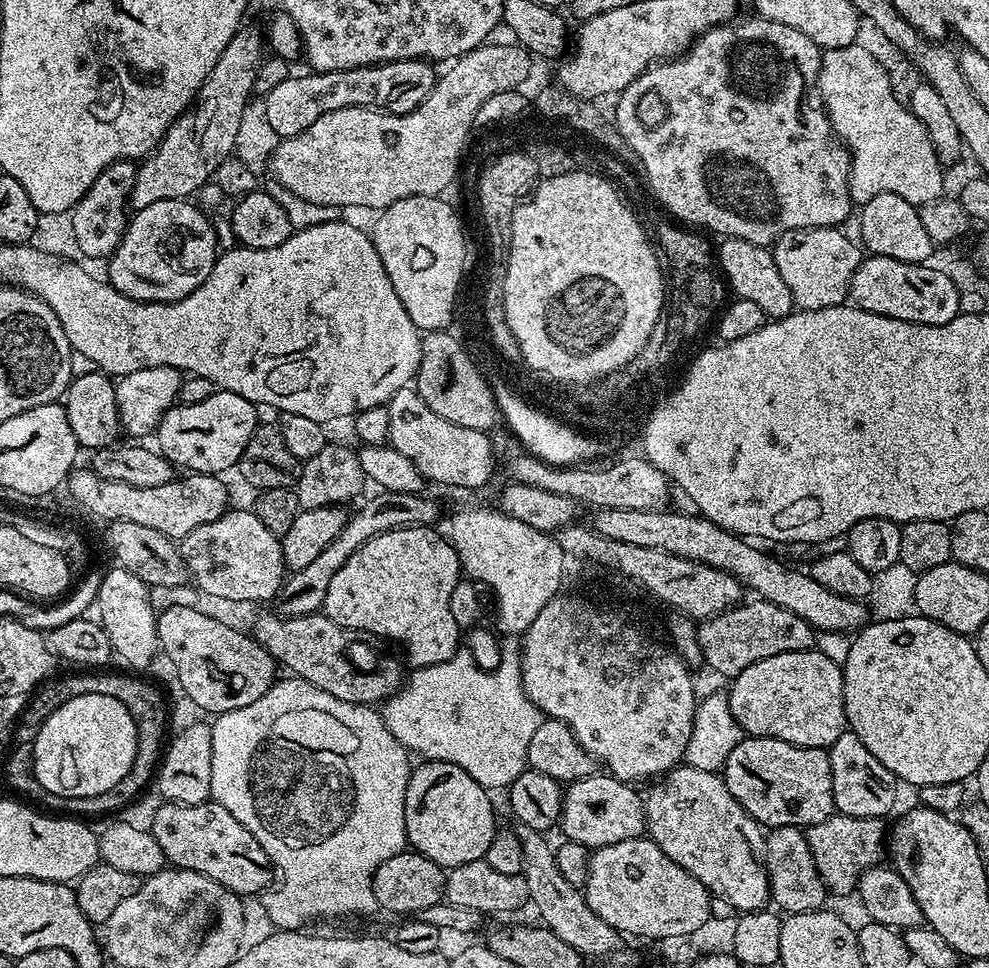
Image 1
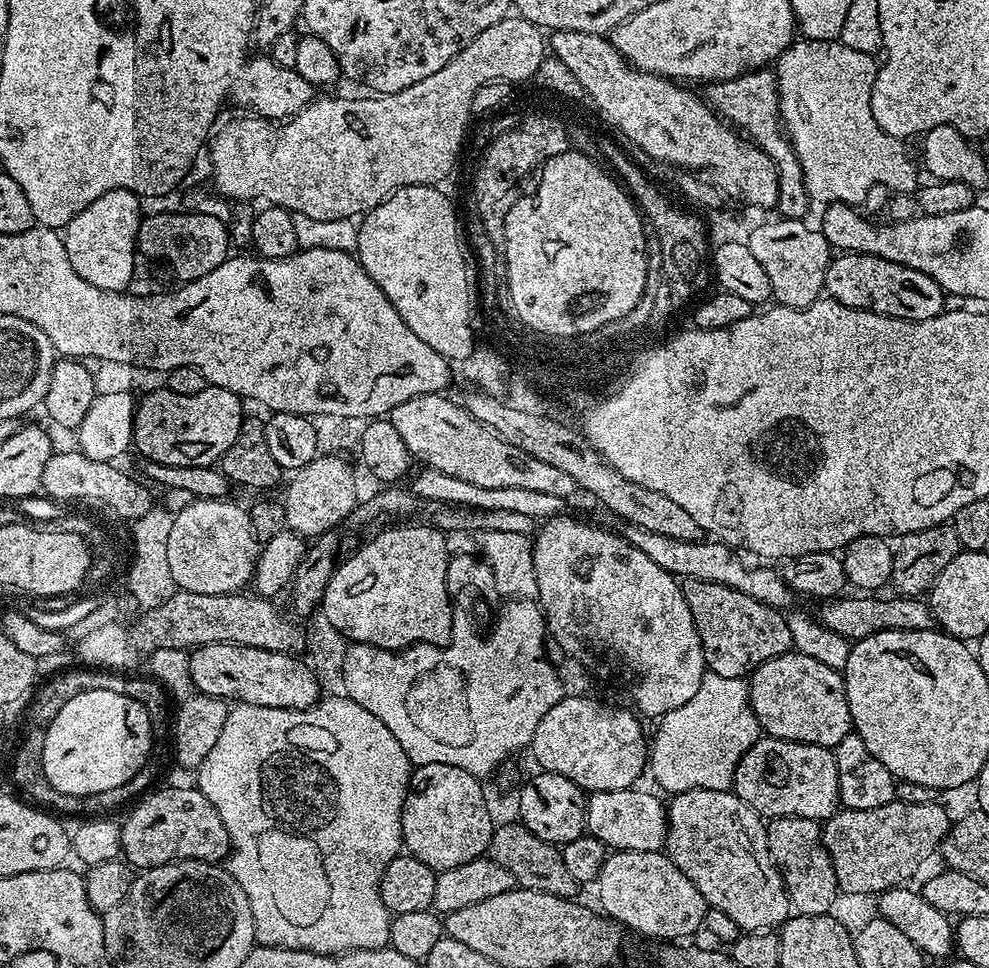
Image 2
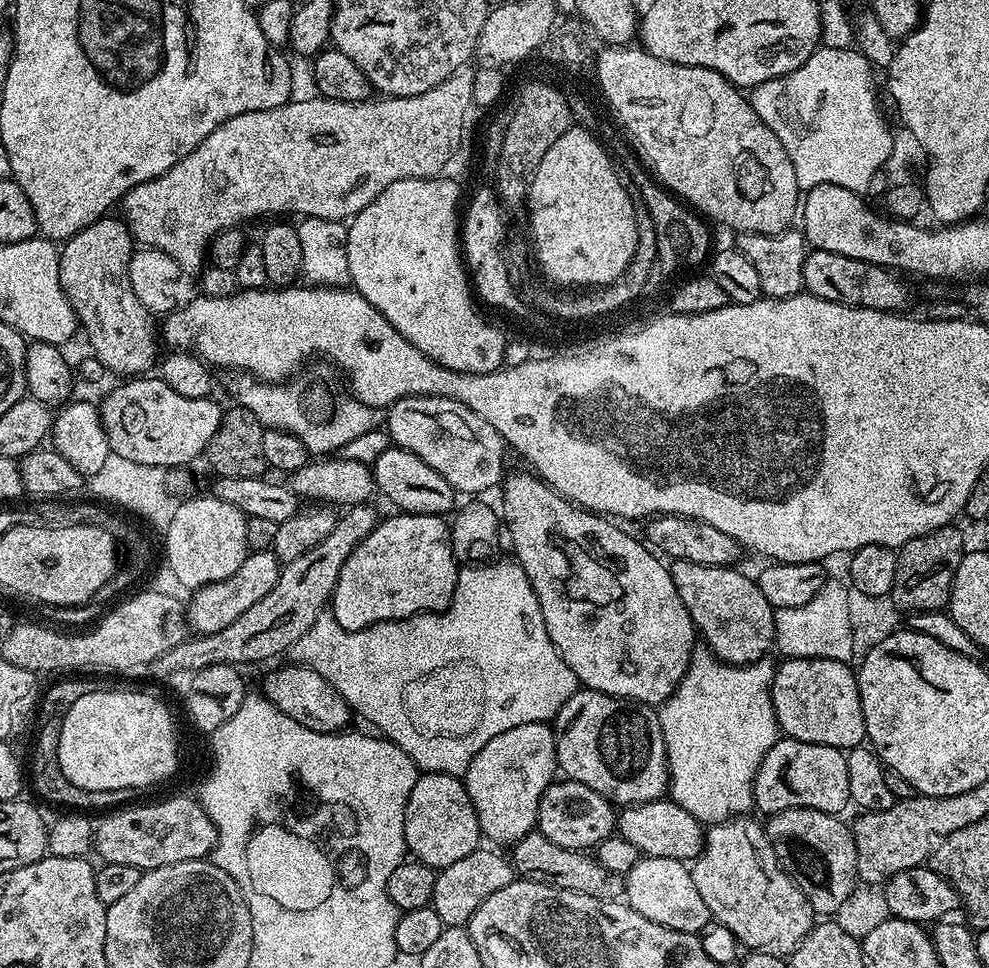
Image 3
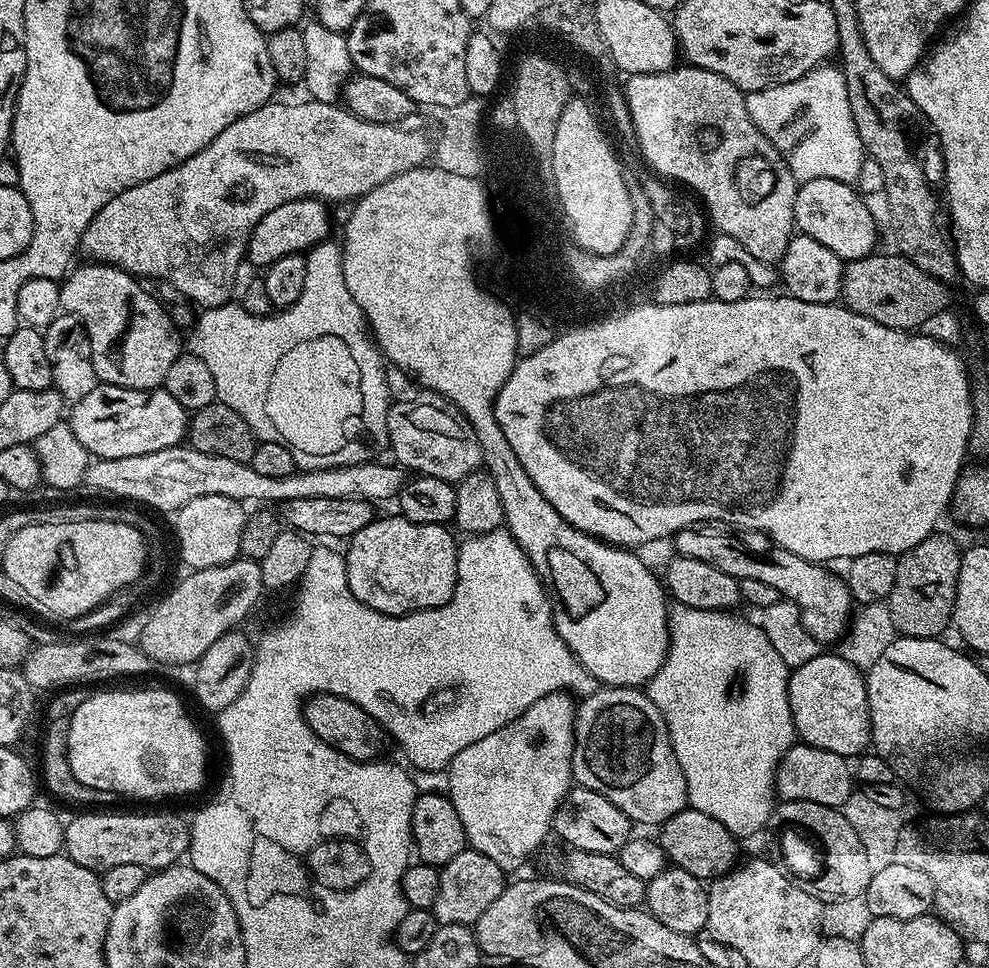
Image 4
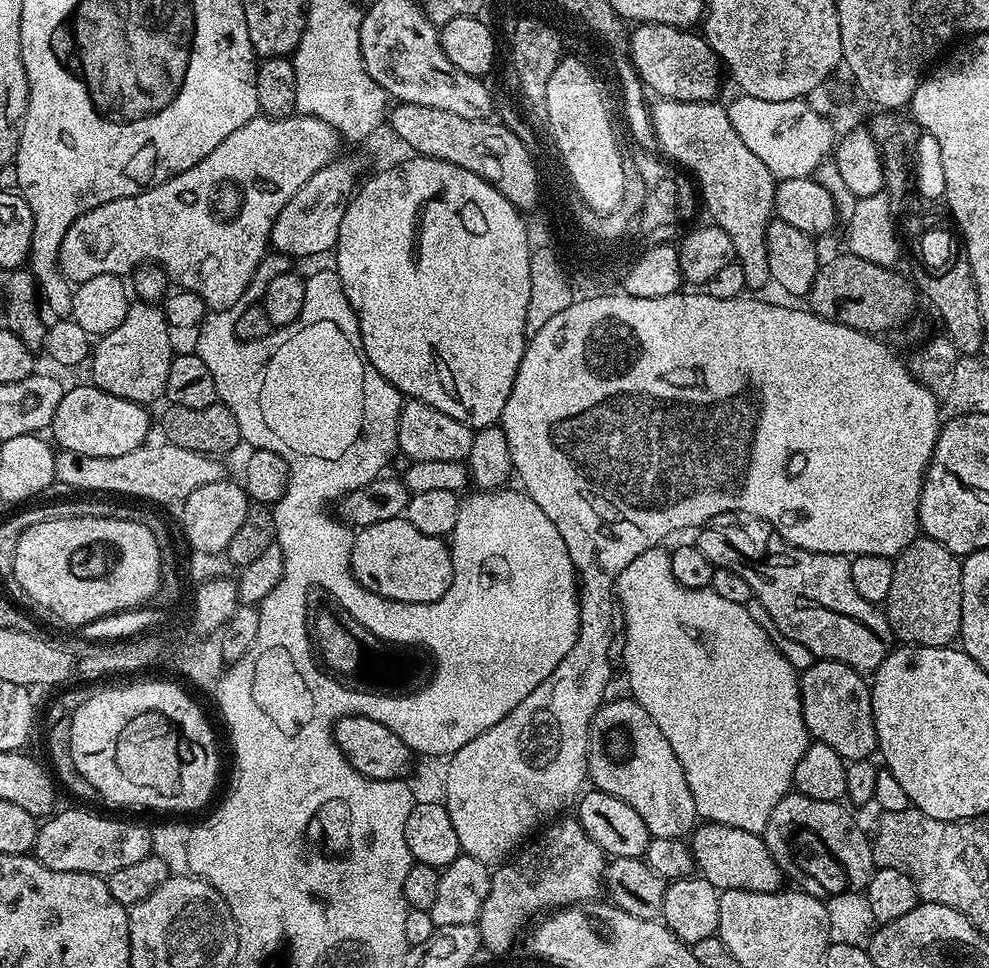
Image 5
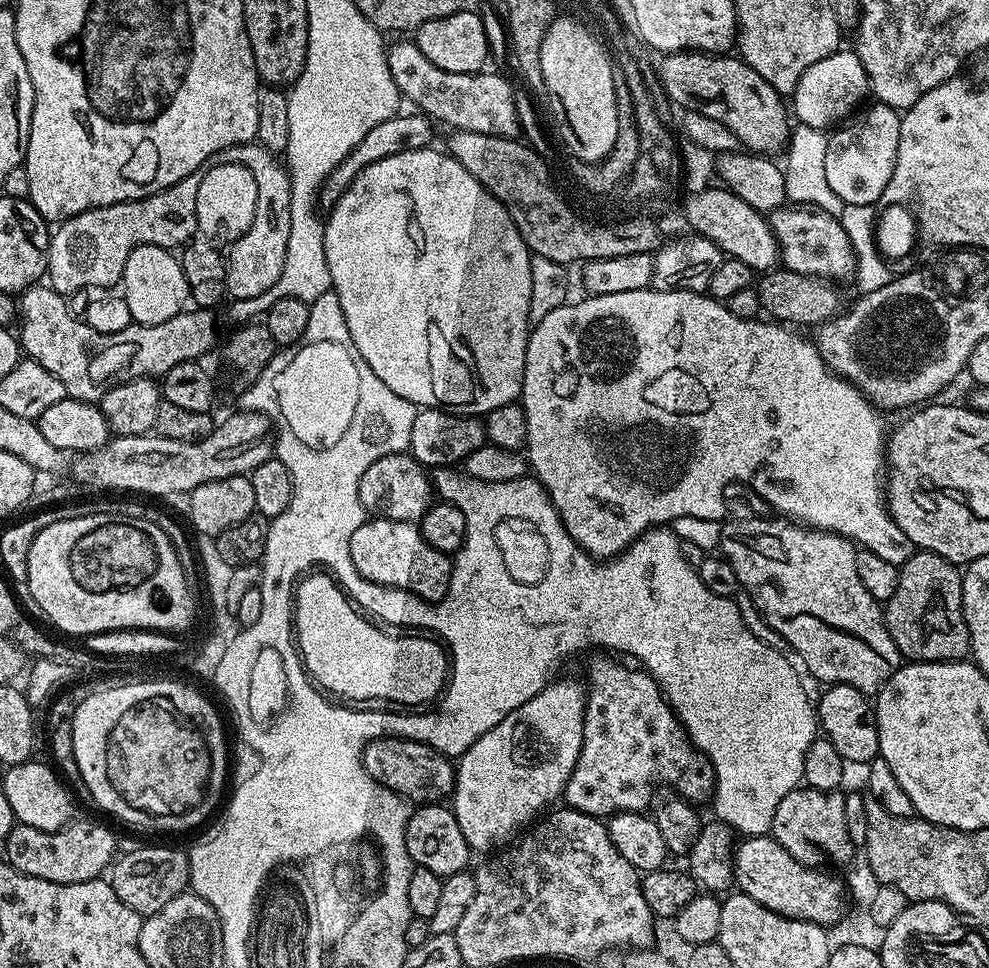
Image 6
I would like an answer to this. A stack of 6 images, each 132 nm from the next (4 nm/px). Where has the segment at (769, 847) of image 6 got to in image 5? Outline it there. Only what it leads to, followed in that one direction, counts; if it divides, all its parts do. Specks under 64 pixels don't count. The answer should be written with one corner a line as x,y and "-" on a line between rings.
700,822
690,833
690,847
695,871
717,890
781,891
780,867
778,862
774,862
761,833
738,830
725,824

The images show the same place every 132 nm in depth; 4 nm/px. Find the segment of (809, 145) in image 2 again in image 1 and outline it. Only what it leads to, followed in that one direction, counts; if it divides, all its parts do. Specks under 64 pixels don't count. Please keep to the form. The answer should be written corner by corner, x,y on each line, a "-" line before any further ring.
857,42
852,45
842,46
841,49
827,50
820,57
820,77
814,81
815,87
820,87
820,96
824,99
823,107
826,109
828,121
832,123
832,130
842,141
845,148
850,150
852,157
852,169
848,175
848,189
852,195
853,201
857,205
862,206
870,198
874,198
874,194
898,194
898,198
906,198
906,202
913,206
919,206
930,202
931,200
939,200
945,195
944,192
944,172
945,165
940,163
938,154
934,150
934,146
930,142
930,134
926,134
926,126
912,112
912,109
905,106
902,100
896,97
896,92
892,89
892,80
888,77
888,72
884,69
884,64
871,52
868,48
863,48
863,43

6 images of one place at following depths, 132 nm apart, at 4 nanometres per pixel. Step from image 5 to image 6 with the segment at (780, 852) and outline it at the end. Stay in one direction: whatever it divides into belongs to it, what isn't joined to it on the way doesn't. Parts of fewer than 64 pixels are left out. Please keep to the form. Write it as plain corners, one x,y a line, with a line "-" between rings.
807,786
795,788
782,802
778,802
778,810
774,810
774,822
771,835
798,862
809,866
819,865
820,852
829,856
839,866
853,863
854,845
850,842
850,833
846,830
845,793
837,790
823,792

